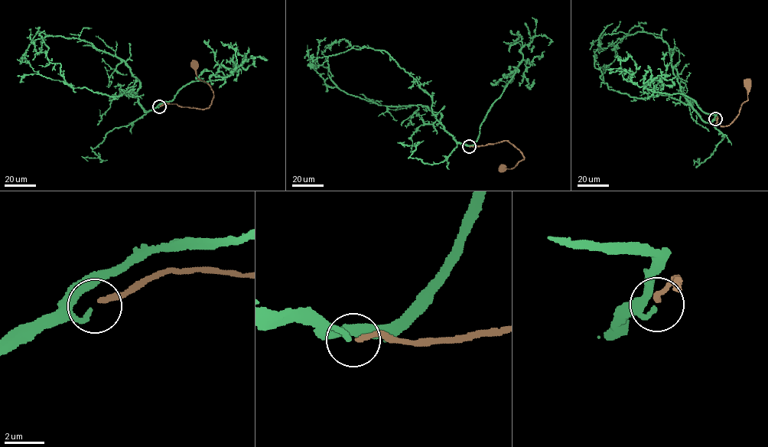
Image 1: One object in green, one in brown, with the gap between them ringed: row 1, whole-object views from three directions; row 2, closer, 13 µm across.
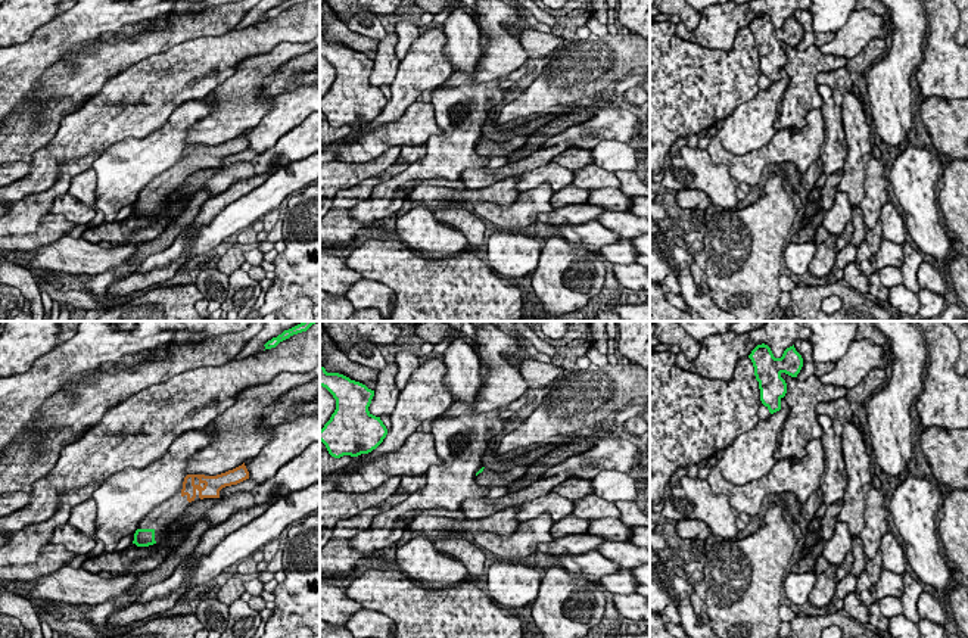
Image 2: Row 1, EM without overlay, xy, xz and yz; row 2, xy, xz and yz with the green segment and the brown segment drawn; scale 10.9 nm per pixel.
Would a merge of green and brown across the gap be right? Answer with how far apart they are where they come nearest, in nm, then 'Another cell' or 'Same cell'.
Distance 480 nm. Same cell

